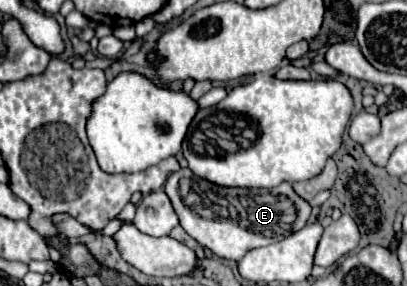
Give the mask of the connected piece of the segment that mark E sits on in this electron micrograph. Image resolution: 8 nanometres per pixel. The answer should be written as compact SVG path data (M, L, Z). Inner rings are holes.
M180 169L166 179L164 191L186 233L228 261L240 261L250 249L286 239L294 229L302 229L310 217L310 205L294 195L290 183L272 189L228 189L212 183L206 187L190 169Z

